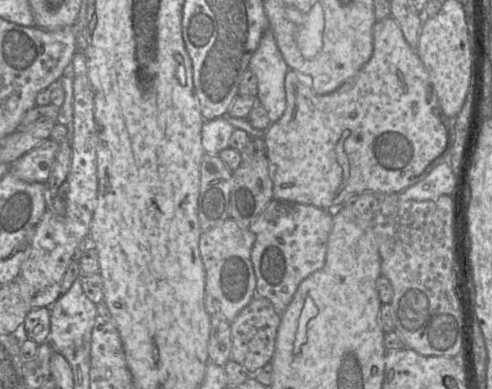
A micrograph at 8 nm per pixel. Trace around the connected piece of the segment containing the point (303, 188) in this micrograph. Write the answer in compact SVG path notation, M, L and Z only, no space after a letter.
M392 16L376 21L373 27L373 53L370 60L353 78L345 82L337 90L325 95L316 94L299 73L289 69L285 77L285 93L286 109L284 114L278 121L271 123L264 134L266 155L273 182L273 200L309 204L328 211L334 211L340 208L349 196L364 192L400 193L425 178L437 165L444 163L445 157L451 152L455 141L454 120L449 120L442 113L437 94L426 68L416 51L405 40L400 26Z

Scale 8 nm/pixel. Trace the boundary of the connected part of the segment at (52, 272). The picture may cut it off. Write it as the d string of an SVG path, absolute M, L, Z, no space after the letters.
M77 50L71 63L73 78L74 110L72 121L72 157L66 178L68 197L64 216L47 209L35 231L30 254L22 263L16 279L22 298L30 309L51 307L61 295L61 282L74 251L81 240L90 236L90 224L97 205L97 144L99 126L95 118L95 91L89 80L86 57Z

